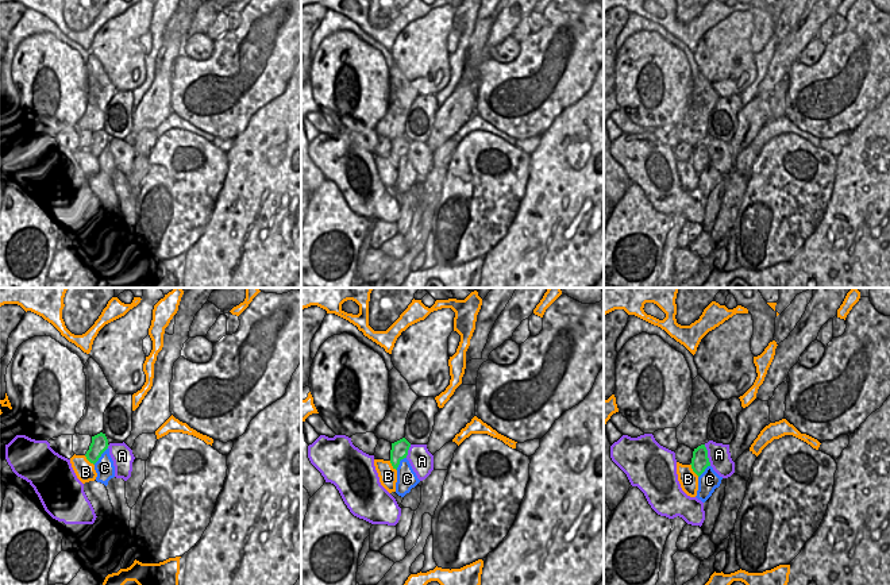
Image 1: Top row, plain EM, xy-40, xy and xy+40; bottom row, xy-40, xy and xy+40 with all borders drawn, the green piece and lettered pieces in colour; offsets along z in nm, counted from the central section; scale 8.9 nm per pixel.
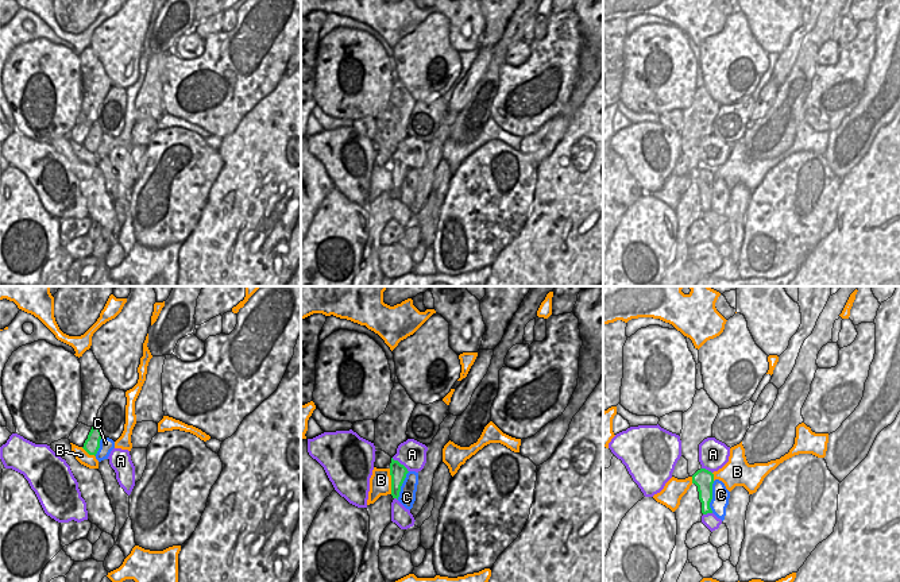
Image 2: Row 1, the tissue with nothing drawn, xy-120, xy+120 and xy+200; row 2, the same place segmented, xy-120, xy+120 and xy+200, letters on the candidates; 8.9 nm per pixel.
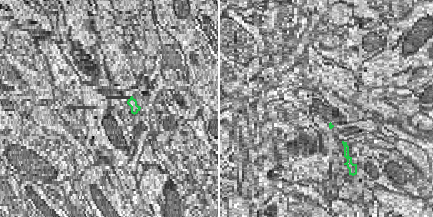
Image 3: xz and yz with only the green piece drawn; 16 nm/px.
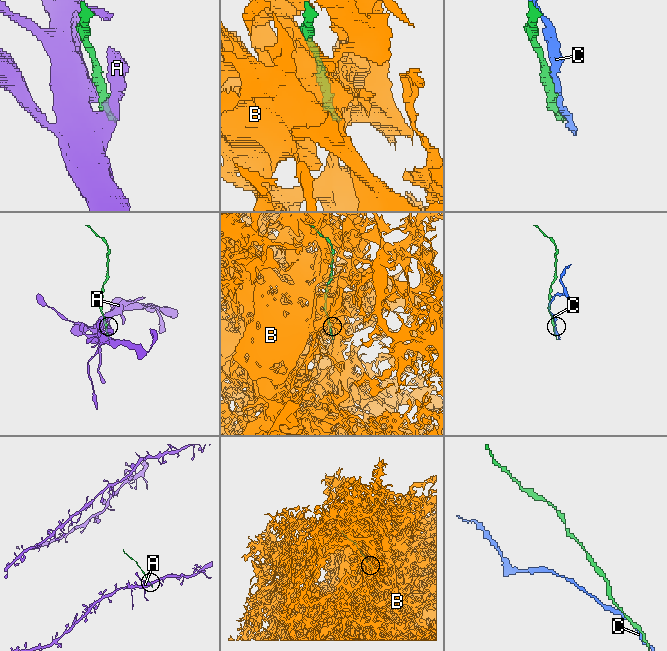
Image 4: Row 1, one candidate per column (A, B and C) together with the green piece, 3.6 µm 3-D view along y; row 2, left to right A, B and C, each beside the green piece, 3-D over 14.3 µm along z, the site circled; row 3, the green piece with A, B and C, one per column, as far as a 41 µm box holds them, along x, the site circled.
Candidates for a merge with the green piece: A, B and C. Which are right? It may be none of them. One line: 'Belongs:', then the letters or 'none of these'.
Belongs: none of these

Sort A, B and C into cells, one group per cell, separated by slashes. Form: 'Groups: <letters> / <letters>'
Groups: A / B / C

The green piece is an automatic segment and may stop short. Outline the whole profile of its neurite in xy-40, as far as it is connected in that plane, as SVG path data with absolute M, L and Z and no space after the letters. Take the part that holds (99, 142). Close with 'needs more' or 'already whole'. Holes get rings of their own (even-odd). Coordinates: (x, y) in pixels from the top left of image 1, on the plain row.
M100 130L92 134L92 141L85 151L86 157L95 162L101 154L101 151L108 146L108 143L109 142L105 131Z | already whole

